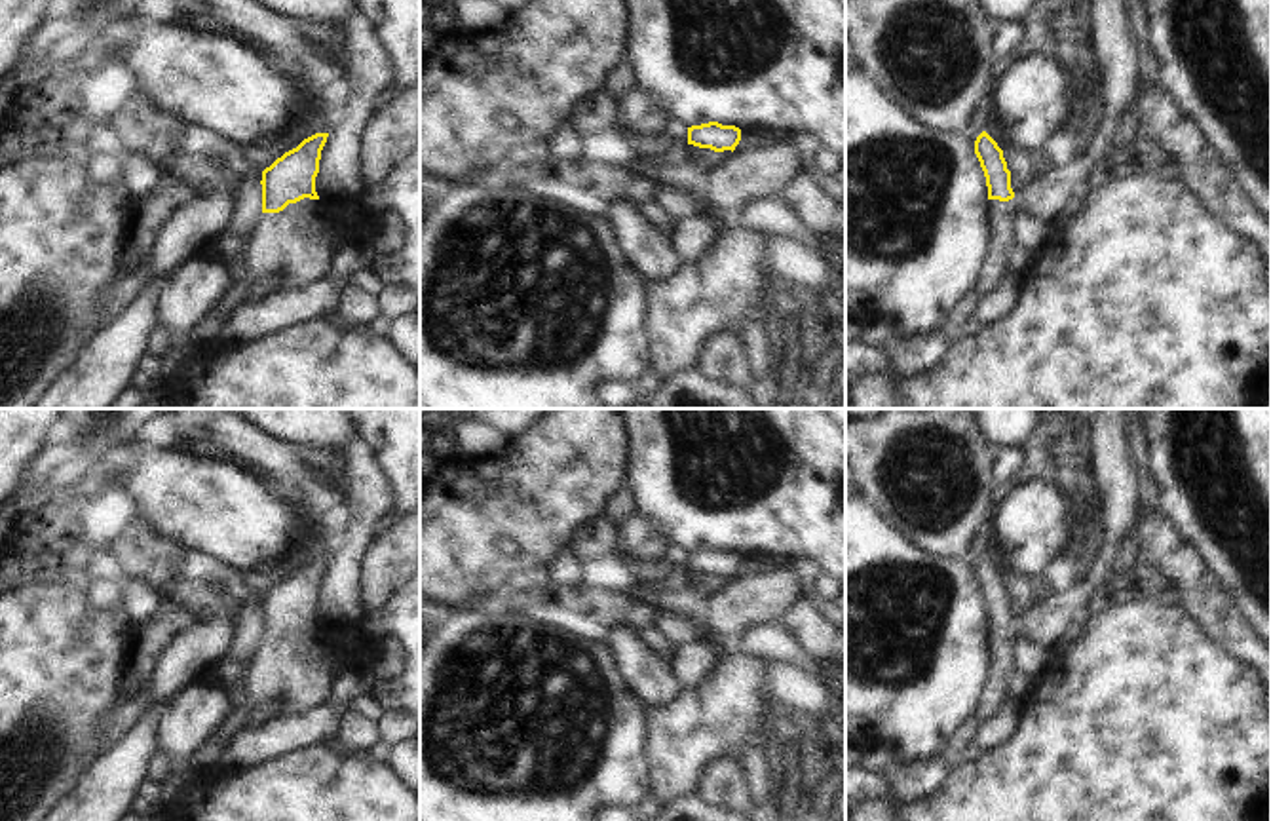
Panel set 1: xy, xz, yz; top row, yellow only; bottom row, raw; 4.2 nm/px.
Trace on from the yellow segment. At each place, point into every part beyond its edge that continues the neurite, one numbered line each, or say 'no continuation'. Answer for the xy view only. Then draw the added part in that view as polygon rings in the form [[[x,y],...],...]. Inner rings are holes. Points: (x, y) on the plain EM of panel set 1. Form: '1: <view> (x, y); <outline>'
1: xy (293, 673); [[[304,623],[279,639],[262,639],[243,677],[253,707],[272,707],[274,716],[304,715],[331,694],[336,656],[329,627]]]

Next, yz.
1: yz (1002, 641); [[[988,625],[988,678],[977,703],[980,722],[996,715],[1009,703],[1009,677],[1016,671],[1015,646],[1018,642],[1016,625]]]

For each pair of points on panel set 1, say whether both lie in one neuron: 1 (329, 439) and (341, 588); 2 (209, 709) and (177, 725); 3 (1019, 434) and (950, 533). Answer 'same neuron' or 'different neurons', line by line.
1: different neurons
2: same neuron
3: different neurons

